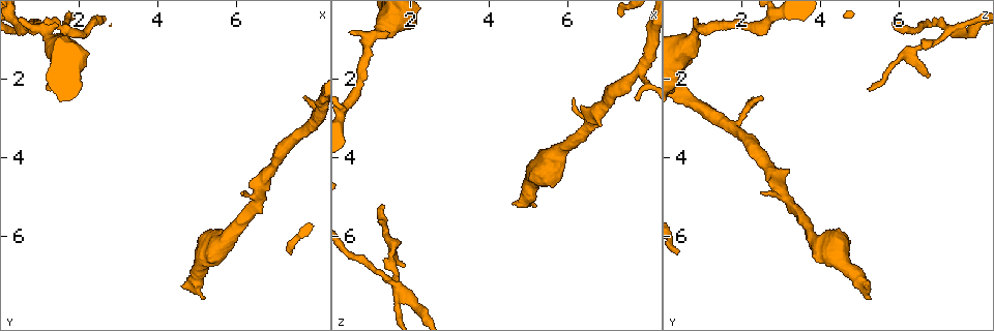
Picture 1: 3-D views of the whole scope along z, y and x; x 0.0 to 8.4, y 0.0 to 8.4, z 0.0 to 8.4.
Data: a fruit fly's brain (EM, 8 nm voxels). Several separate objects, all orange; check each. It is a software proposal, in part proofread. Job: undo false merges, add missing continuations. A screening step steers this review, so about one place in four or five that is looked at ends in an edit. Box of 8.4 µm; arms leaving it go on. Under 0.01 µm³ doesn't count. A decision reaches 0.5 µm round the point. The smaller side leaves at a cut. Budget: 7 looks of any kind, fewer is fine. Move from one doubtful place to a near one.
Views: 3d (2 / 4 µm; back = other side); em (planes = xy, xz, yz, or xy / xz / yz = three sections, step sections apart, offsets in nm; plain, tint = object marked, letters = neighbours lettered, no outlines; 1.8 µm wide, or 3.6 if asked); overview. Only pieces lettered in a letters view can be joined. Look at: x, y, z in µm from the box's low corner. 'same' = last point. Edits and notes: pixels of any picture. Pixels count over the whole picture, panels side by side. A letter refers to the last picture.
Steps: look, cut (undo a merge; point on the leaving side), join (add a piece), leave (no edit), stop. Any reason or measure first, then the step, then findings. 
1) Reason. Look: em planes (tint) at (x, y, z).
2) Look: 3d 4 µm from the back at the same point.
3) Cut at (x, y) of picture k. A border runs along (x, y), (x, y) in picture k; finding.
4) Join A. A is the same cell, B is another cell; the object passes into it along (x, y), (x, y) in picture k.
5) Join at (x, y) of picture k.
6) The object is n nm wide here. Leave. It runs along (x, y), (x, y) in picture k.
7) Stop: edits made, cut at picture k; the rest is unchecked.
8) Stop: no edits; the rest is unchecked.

Thick end. Look: 3d 4 µm at (5.15, 7.65, 5.30).

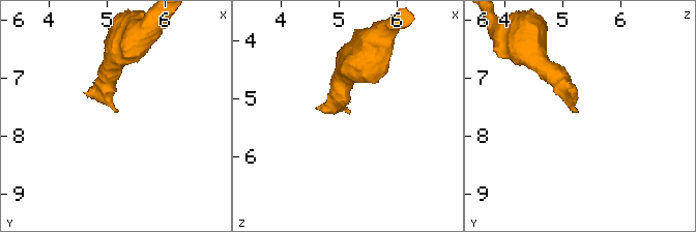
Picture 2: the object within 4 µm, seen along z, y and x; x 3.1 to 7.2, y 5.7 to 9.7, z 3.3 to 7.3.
Now the EM. Look: em xy step 4 (plain) at (5.15, 7.60, 5.20).

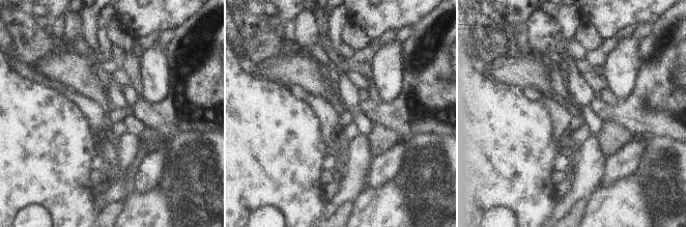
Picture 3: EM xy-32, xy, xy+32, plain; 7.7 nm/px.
Look: em xy step 4 (letters) at the same point.

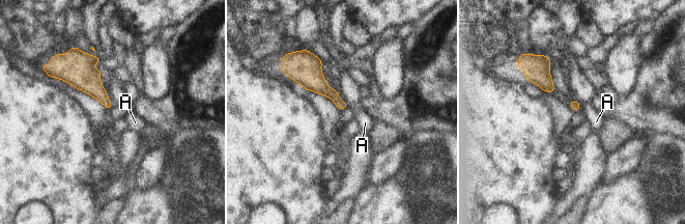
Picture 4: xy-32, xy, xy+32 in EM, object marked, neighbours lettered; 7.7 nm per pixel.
Leave. A is another cell; a border runs along (579, 104), (580, 109) in picture 4; no lettered piece goes on from it.

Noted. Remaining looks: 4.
Branch stops here. Look: em 3.6 µm xz step 16 (letters) at (6.15, 4.85, 2.55).

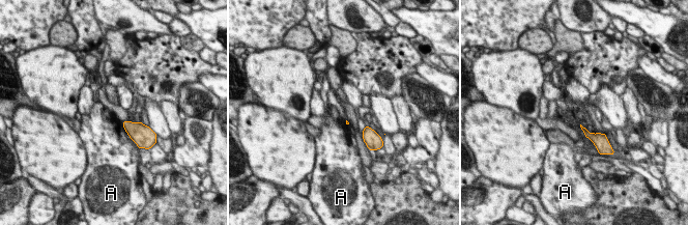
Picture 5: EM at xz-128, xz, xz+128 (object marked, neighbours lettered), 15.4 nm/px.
Leave. A is another cell; a border runs along (122, 127), (132, 139) in picture 5; none of them fits.

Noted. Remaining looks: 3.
Tapers out. Look: 3d 2 µm at (7.70, 2.45, 2.50).

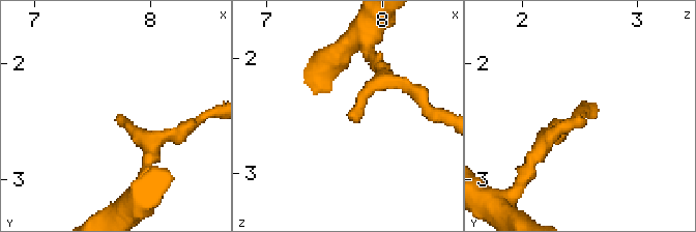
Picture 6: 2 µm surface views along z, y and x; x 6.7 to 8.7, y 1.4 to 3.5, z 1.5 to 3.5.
Need the tissue. Look: em xy step 8 (tint) at (7.72, 2.46, 2.54).

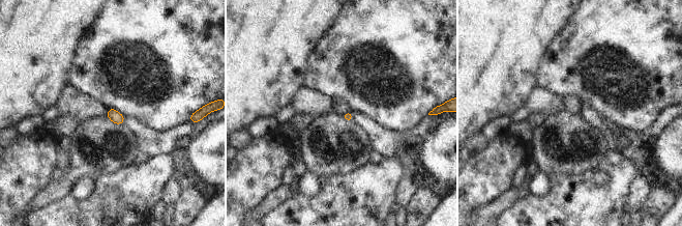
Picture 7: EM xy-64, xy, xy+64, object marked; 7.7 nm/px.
What lies round it. Look: em xy step 8 (letters) at the same point.

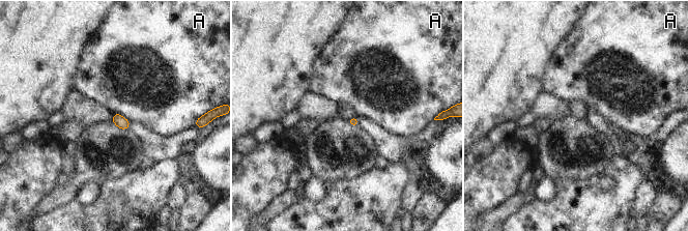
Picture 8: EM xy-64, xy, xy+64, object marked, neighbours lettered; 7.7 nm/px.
Leave. A is another cell; a border runs along (113, 114), (119, 113), (130, 122) in picture 8; no lettered piece goes on from it.

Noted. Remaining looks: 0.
Stop: no edits; the rest is unchecked.

